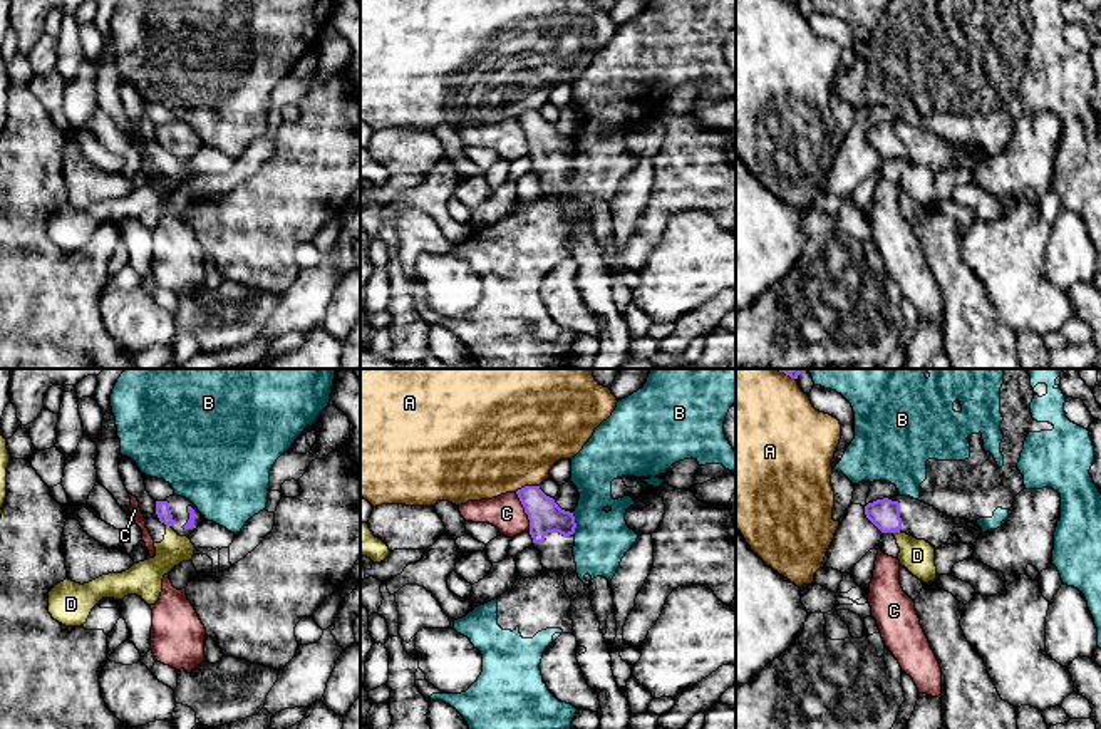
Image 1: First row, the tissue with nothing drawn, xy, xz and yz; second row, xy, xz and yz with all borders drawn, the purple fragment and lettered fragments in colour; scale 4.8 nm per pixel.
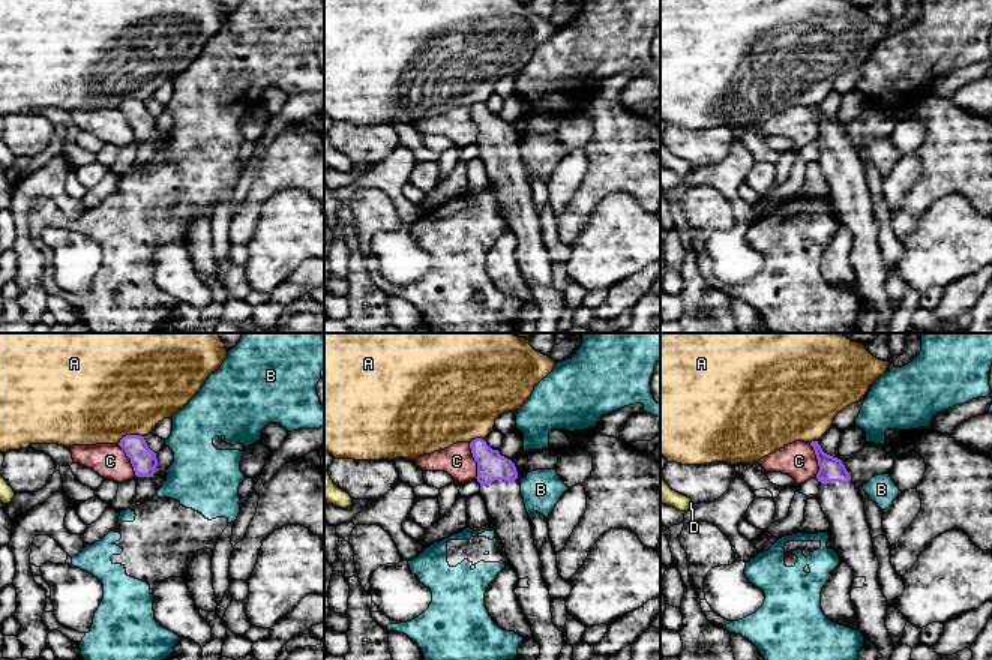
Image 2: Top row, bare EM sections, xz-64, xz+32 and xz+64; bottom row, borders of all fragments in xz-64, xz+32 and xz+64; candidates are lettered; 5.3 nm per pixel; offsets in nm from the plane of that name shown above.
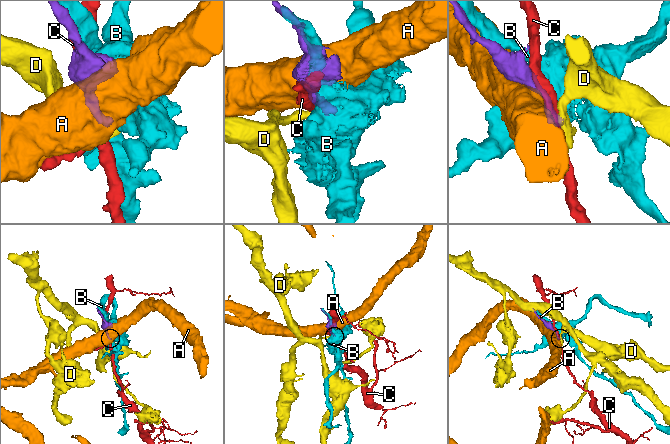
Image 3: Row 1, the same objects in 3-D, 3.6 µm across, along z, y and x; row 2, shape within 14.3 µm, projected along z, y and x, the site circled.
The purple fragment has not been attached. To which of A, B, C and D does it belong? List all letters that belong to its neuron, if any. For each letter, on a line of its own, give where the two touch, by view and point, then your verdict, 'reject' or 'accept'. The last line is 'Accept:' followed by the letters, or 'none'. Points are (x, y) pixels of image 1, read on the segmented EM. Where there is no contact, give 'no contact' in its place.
A: xz (527, 486) | reject
B: xz (575, 523) | reject
C: xz (525, 511) | reject
D: xy (168, 525) | reject
Accept: none

